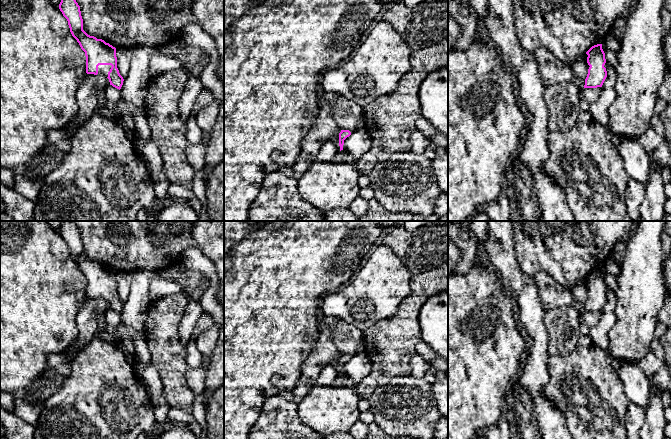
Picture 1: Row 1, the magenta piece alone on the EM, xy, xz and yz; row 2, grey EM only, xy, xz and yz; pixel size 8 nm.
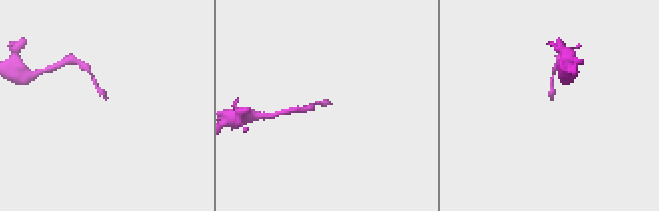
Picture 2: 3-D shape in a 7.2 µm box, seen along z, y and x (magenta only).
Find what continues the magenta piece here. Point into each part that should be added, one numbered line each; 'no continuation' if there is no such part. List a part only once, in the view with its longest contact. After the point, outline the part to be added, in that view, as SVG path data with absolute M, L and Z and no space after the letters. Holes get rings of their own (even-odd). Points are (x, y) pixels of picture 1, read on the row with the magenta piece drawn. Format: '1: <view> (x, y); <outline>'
1: xy (102, 69); M99 65L98 74L102 74L105 77L108 77L108 72L110 71L111 67L111 65Z

